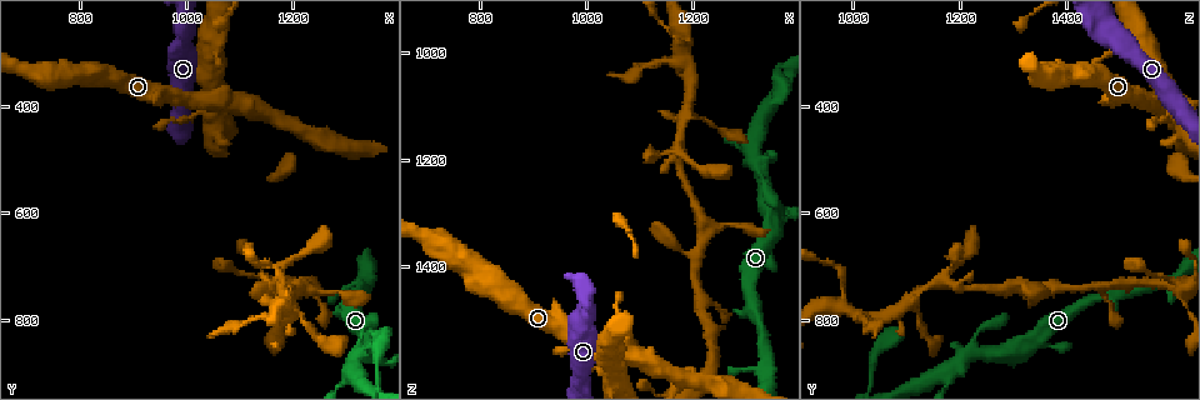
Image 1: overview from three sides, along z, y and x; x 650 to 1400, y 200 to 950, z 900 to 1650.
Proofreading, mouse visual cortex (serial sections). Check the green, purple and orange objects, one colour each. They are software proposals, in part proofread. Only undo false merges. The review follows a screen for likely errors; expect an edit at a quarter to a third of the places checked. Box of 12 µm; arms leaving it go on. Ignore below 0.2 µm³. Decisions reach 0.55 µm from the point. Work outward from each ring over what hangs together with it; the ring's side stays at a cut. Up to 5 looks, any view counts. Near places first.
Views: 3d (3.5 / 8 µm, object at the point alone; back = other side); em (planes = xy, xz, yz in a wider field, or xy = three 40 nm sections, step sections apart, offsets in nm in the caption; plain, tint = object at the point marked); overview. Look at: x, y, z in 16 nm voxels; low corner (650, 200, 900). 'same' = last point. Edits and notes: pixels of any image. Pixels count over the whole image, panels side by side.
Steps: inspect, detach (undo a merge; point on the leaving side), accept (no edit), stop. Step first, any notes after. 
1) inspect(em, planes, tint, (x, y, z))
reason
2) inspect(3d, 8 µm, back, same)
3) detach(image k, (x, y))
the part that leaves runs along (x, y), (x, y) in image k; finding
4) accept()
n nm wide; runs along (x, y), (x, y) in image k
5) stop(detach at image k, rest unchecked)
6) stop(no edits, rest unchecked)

inspect(em, planes, tint, (1305, 895, 1170))
thin arm on a thick one

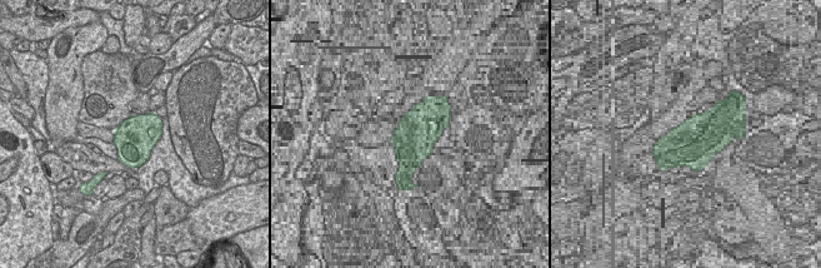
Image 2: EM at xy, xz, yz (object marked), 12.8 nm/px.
inspect(3d, 3.5 µm, same)

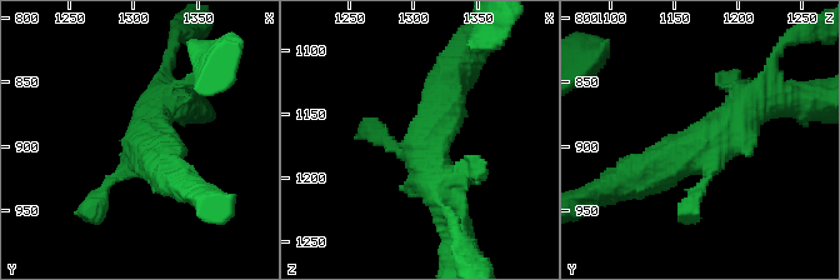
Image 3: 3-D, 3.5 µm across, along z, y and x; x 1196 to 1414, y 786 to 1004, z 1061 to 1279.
accept()
runs along (765, 100), (669, 170), (640, 178) in image 3; continuous, no second cell

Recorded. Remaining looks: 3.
inspect(3d, 3.5 µm, (1075, 390, 1560))
thin neck

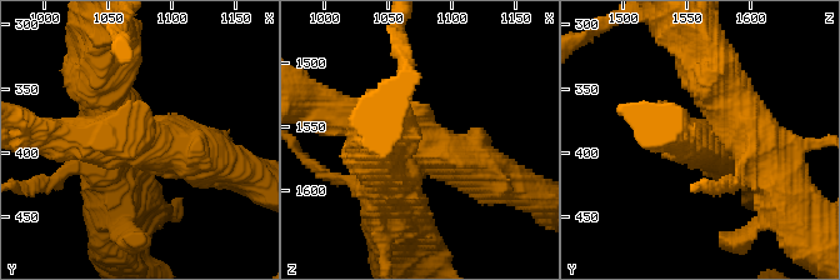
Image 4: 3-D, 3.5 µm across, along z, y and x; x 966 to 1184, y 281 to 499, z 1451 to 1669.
inspect(em, xy, step 3, tint, same)
4 arms; arms of 450, 600, 600, 600 nm

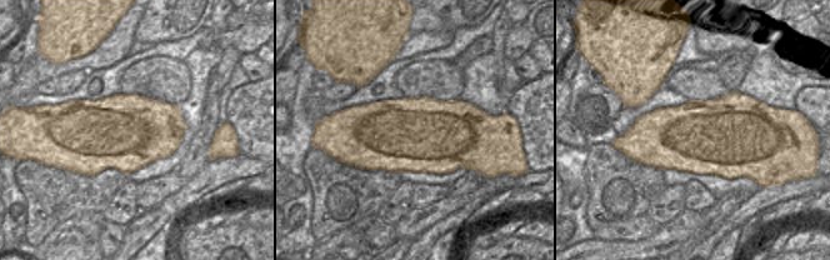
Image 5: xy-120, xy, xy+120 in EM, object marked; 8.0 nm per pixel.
inspect(em, xy, step 1, tint, same)
another direction

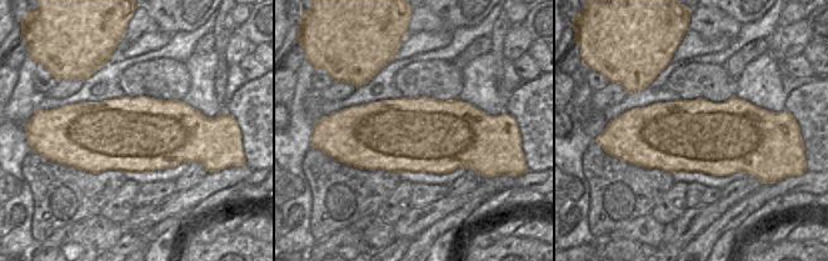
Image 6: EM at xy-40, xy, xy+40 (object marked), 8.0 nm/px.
detach(image 4, (355, 181))
two cells meet here

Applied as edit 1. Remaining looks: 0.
stop(detach at image 4, rest unchecked)

